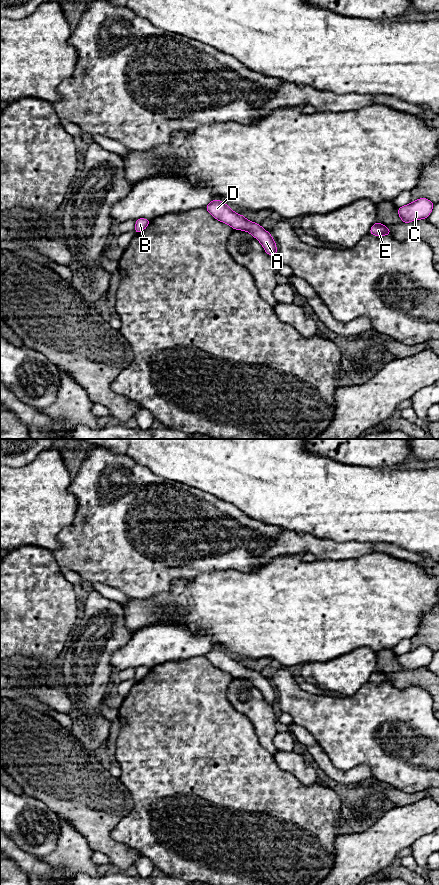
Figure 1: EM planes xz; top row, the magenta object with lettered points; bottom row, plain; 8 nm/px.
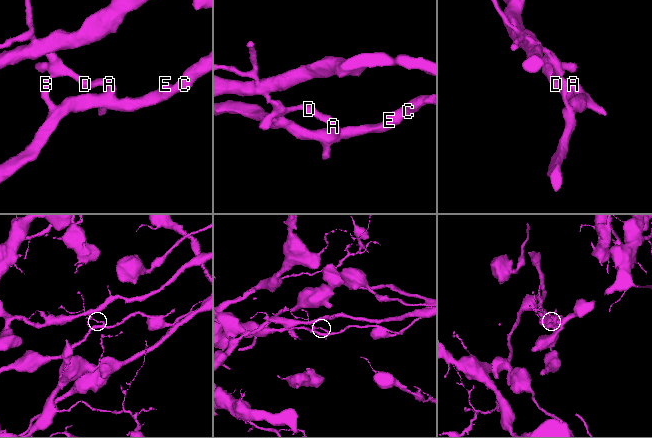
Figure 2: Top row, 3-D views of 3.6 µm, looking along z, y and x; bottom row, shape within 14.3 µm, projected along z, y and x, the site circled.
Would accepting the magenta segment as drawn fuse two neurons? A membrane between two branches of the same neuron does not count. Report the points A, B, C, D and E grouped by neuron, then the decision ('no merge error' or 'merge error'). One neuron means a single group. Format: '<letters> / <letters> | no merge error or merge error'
A B C E / D | merge error

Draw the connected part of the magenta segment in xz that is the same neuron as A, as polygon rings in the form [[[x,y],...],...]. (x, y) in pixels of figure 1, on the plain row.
[[[261,676],[261,678],[255,682],[255,686],[261,691],[265,700],[271,705],[274,705],[274,703],[277,701],[277,695],[271,682],[265,677]]]

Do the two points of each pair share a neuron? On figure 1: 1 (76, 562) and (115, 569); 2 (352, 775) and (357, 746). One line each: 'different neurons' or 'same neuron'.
1: same neuron
2: different neurons

